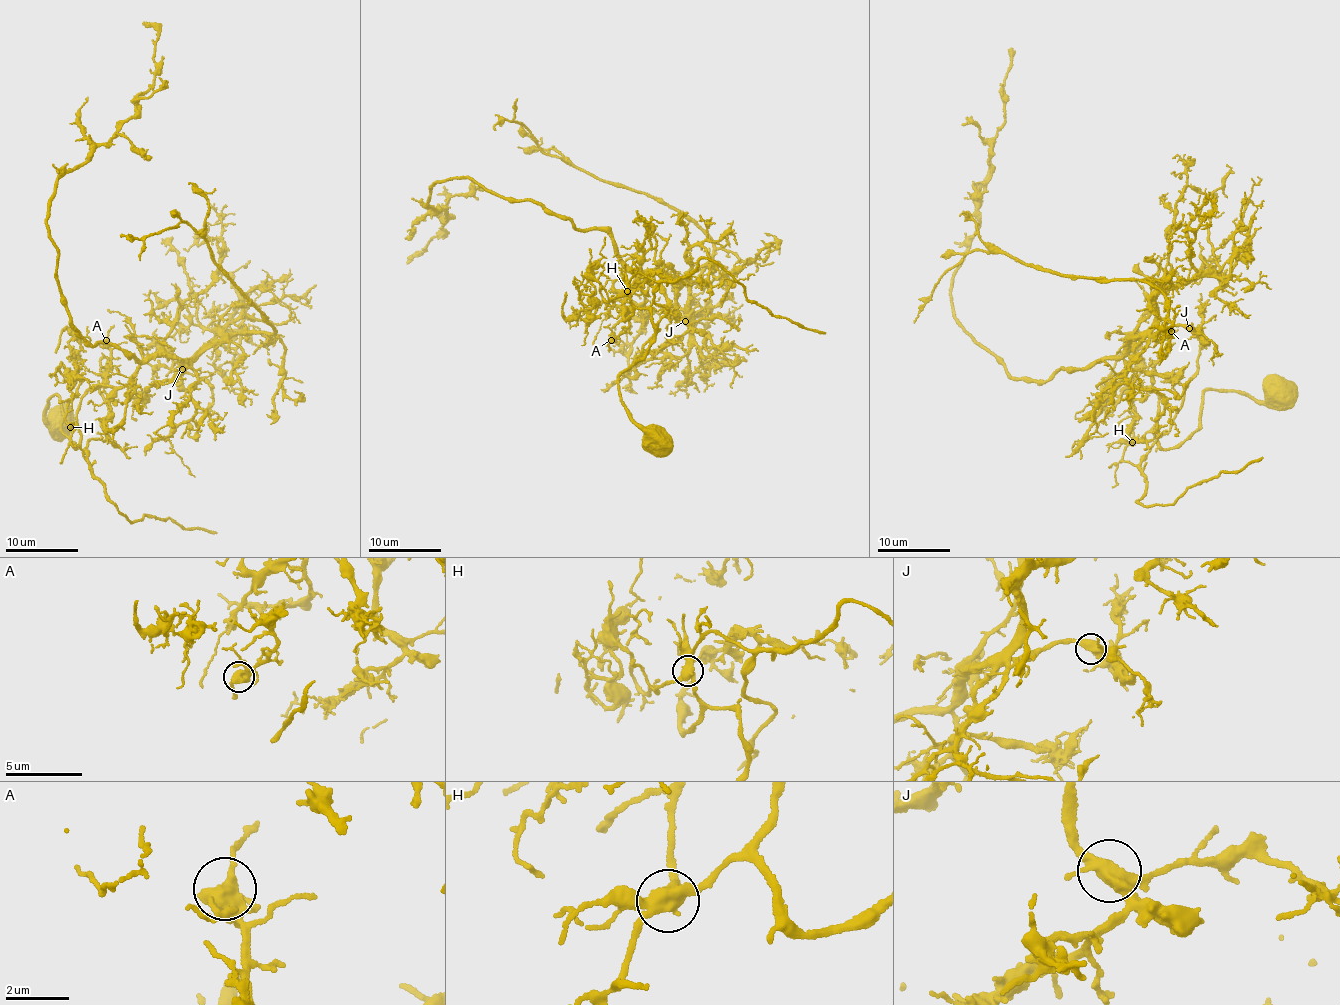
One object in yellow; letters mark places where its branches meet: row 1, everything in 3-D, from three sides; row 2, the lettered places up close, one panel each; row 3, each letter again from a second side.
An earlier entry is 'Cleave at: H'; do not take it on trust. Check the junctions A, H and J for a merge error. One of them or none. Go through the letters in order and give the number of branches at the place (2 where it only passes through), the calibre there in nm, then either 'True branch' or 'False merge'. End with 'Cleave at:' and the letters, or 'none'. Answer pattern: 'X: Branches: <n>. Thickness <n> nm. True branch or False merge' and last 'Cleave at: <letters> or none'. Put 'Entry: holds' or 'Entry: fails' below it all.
A: Branches: 4. Thickness 440 nm. True branch
H: Branches: 4. Thickness 420 nm. False merge
J: Branches: 4. Thickness 440 nm. True branch
Cleave at: H
Entry: holds

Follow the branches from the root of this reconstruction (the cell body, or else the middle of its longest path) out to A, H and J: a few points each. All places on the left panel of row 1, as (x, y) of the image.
A: (58, 420), (48, 421), (46, 413), (57, 394), (62, 431), (76, 447), (80, 400), (112, 366), (106, 340)
H: (58, 420), (48, 421), (46, 413), (57, 394), (62, 431), (74, 448), (79, 432), (77, 425), (71, 428)
J: (58, 420), (46, 413), (57, 394), (74, 448), (88, 390), (126, 384), (160, 355), (181, 360), (182, 369)

